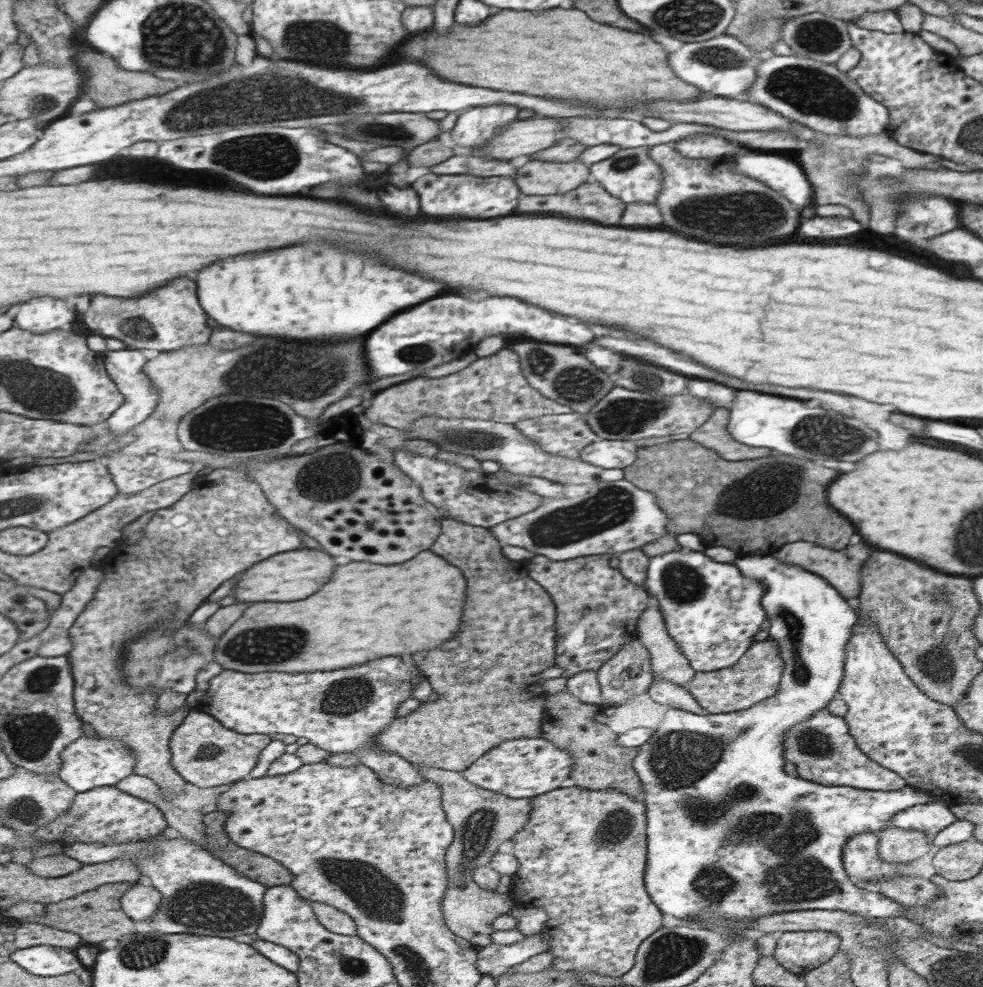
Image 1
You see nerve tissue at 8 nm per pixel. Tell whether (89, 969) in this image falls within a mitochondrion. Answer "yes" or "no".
no

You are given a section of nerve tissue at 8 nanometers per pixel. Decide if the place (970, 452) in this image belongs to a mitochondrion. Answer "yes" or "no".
no

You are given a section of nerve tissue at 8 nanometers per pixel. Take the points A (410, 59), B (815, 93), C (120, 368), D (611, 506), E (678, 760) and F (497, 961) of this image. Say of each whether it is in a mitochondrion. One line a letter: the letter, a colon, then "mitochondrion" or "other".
A: other
B: mitochondrion
C: other
D: mitochondrion
E: mitochondrion
F: other

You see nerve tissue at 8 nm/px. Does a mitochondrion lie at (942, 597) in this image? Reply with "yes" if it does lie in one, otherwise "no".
yes

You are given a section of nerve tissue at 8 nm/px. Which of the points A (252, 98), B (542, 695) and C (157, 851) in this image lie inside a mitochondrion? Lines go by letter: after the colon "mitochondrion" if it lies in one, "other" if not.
A: mitochondrion
B: other
C: mitochondrion

